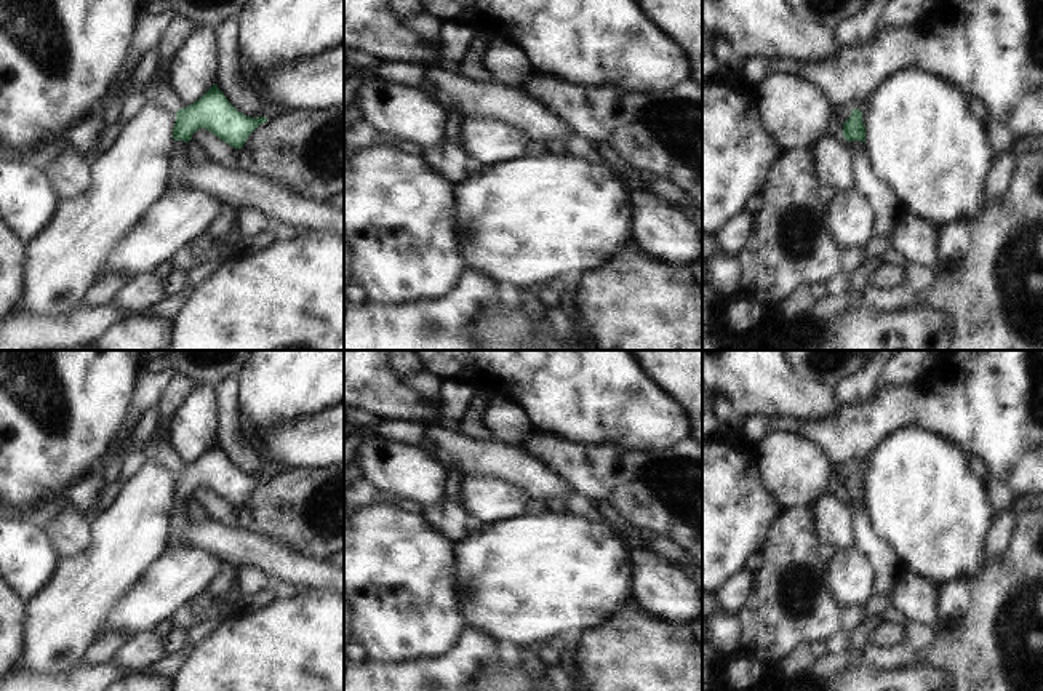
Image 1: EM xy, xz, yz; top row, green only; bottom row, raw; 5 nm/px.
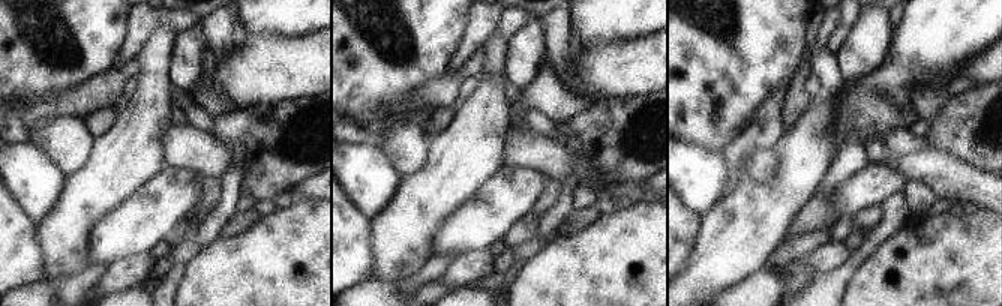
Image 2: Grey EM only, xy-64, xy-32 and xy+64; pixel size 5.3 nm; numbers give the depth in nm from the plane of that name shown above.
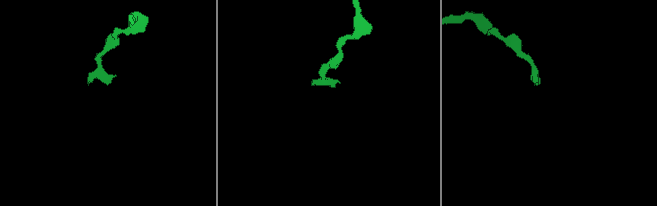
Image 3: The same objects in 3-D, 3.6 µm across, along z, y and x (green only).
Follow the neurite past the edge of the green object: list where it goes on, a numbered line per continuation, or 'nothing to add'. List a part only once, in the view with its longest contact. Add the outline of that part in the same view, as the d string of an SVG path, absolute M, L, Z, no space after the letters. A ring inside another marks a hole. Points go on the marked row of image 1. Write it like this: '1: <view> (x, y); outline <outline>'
1: yz (885, 203); outline M851 141L854 190L862 194L875 211L873 235L891 235L902 214L901 202L888 184L872 173L872 163L865 155L862 141Z

